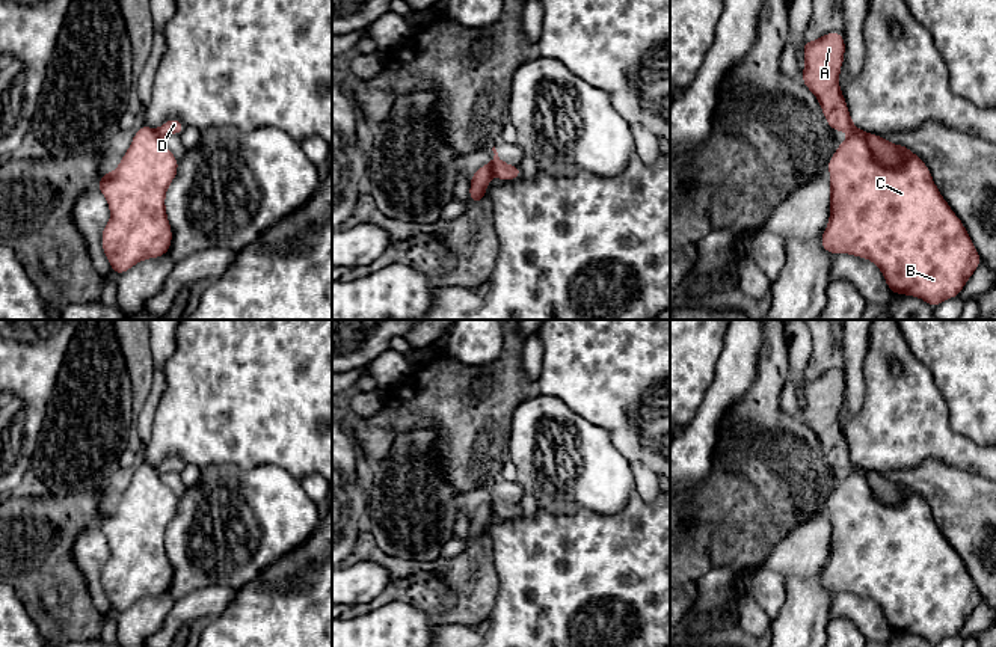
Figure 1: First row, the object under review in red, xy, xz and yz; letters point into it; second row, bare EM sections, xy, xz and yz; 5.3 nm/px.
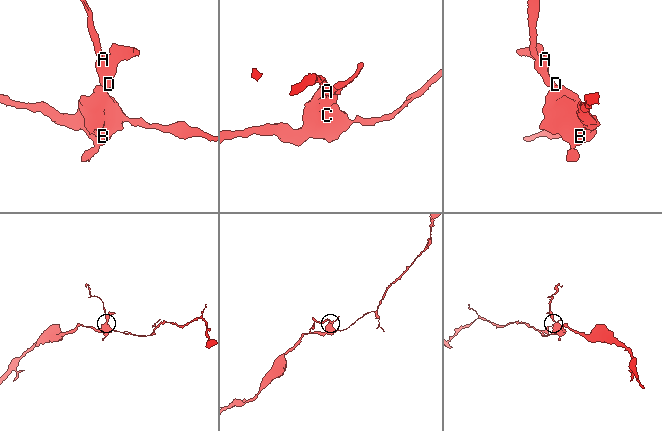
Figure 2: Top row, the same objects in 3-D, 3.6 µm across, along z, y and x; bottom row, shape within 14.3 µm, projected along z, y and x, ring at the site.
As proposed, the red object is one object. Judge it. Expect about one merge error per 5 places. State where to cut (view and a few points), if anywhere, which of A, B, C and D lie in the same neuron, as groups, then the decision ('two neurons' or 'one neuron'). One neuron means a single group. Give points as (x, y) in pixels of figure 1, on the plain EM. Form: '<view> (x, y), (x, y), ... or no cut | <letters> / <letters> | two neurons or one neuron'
yz (866, 471), (871, 493), (879, 501), (898, 504), (904, 498) | A D / B C | two neurons

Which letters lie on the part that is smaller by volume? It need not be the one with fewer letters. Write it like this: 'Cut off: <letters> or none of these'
Cut off: A, D

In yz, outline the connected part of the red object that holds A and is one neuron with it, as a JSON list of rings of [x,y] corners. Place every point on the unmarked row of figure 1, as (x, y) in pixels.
[[[828,369],[816,379],[804,379],[803,421],[816,434],[828,465],[835,469],[860,469],[851,458],[839,425],[839,410],[845,394],[845,379],[839,369]]]

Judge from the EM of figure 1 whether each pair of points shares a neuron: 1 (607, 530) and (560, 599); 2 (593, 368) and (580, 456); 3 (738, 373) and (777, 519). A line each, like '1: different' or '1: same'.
1: same
2: different
3: different

